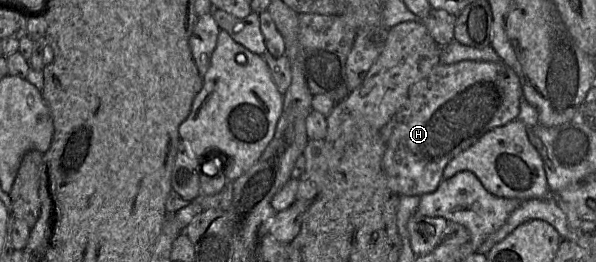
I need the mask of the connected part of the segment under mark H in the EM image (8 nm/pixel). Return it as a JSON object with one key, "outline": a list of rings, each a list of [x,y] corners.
{"outline":[[[464,60],[454,64],[440,62],[426,77],[409,88],[401,108],[380,131],[385,143],[382,166],[390,188],[399,196],[421,196],[435,191],[443,180],[444,168],[455,156],[487,132],[518,119],[522,95],[518,75],[503,61]]]}

